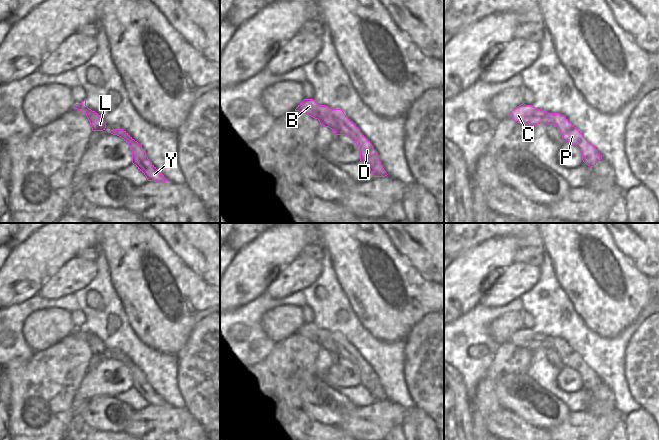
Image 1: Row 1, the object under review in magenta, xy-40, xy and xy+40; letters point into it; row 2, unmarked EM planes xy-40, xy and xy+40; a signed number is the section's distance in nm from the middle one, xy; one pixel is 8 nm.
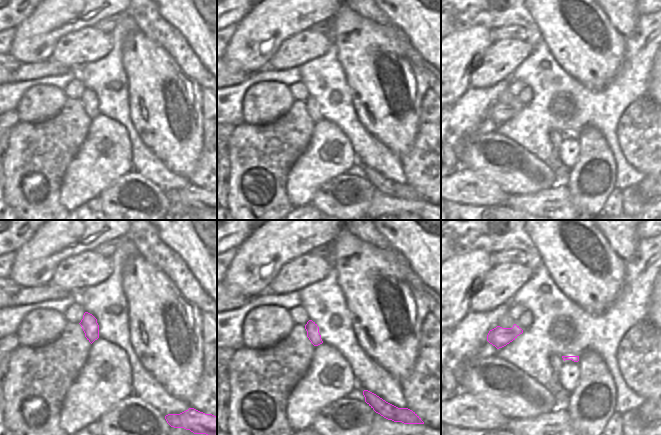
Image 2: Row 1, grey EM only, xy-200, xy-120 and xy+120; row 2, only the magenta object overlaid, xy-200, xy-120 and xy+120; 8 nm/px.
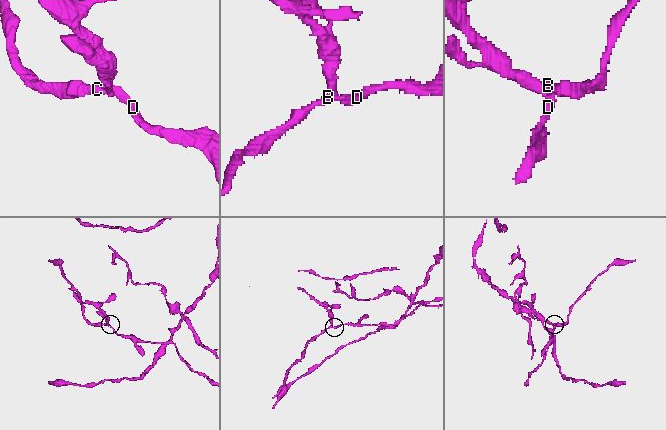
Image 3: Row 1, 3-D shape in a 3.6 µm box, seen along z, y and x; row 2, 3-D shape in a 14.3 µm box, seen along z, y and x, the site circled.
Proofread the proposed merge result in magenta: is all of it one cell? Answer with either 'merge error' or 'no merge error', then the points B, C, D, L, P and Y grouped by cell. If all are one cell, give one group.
merge error | B C D P Y / L

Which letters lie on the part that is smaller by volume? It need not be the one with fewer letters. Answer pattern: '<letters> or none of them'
L

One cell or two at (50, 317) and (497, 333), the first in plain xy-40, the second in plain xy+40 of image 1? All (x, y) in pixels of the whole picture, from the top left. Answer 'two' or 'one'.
one

